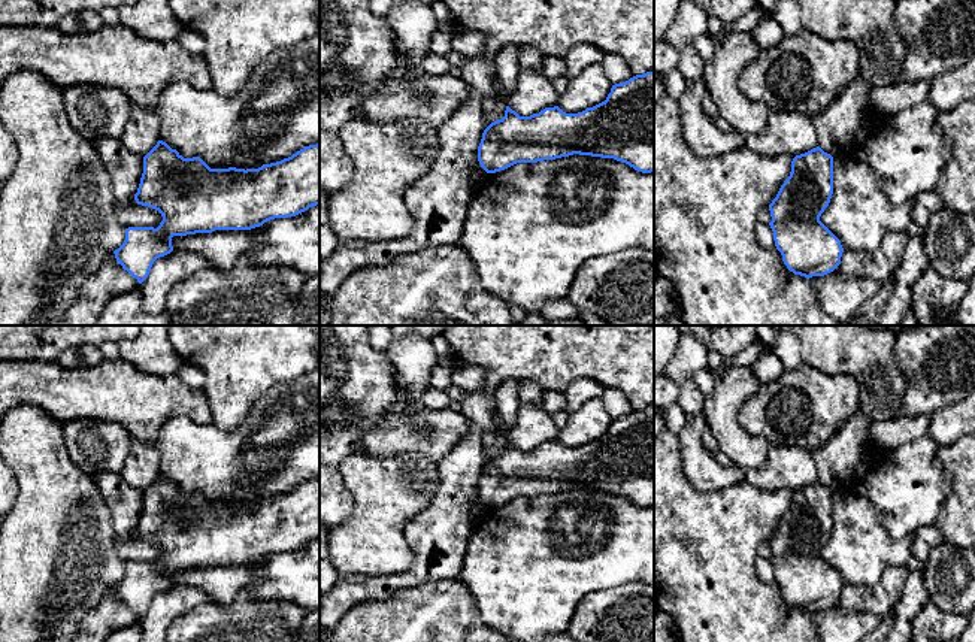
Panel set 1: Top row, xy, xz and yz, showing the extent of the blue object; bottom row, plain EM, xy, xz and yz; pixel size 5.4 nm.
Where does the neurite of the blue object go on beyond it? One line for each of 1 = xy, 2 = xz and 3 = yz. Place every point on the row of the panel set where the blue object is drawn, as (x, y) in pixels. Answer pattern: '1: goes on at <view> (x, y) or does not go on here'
1: does not go on here
2: does not go on here
3: does not go on here

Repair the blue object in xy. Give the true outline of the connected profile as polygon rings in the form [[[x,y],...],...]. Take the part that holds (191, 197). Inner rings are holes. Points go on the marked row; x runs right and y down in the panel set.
[[[158,140],[143,157],[134,200],[163,216],[157,228],[125,228],[124,243],[113,251],[118,264],[142,284],[154,261],[173,251],[173,236],[251,230],[320,205],[320,143],[245,170],[211,169],[200,157],[184,158]]]

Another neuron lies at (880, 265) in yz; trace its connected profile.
[[[902,230],[887,234],[875,251],[844,251],[839,273],[844,278],[870,278],[884,284],[900,266],[909,240],[906,230]]]

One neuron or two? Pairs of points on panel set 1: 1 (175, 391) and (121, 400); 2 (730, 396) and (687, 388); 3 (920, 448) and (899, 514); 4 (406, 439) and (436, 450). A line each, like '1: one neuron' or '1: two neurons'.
1: one neuron
2: two neurons
3: one neuron
4: one neuron

